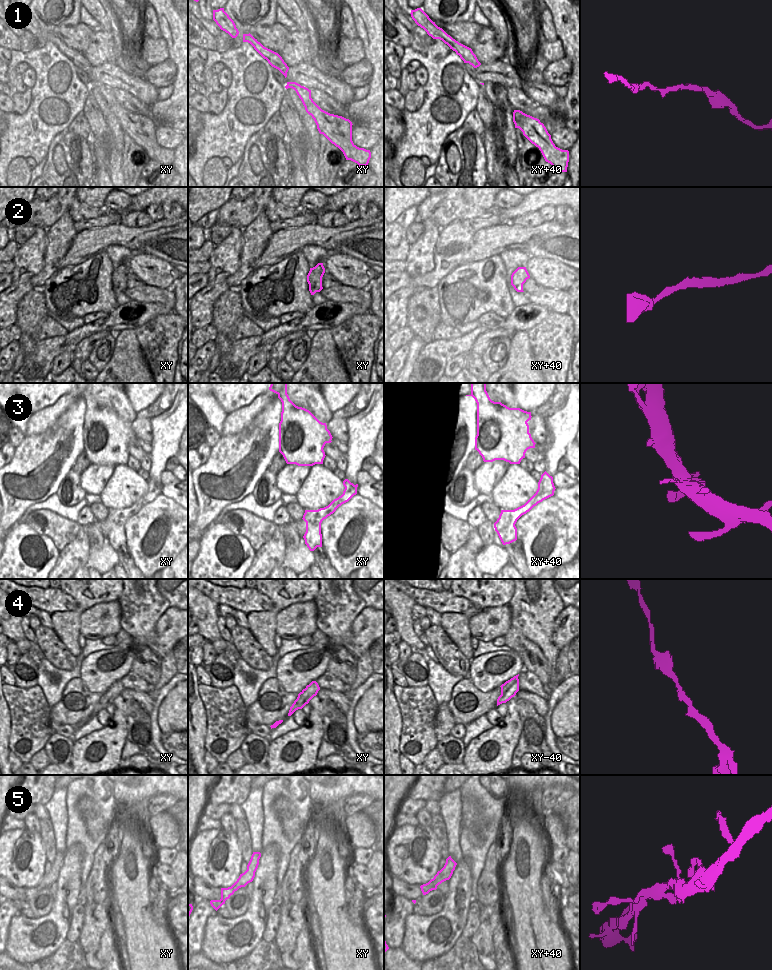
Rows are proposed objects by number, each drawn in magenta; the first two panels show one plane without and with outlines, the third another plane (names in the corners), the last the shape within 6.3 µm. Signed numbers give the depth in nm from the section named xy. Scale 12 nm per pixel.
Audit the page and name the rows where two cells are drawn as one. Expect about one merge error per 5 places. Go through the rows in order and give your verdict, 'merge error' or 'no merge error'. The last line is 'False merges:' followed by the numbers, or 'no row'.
1: no merge error
2: no merge error
3: no merge error
4: no merge error
5: no merge error
False merges: no row

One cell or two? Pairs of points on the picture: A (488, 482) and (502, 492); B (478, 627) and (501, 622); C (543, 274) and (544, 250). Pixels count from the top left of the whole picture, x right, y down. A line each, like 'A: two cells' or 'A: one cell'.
A: two cells
B: one cell
C: two cells

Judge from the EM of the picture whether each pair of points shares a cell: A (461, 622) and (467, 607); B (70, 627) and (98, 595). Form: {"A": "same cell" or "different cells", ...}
{"A": "different cells", "B": "same cell"}

